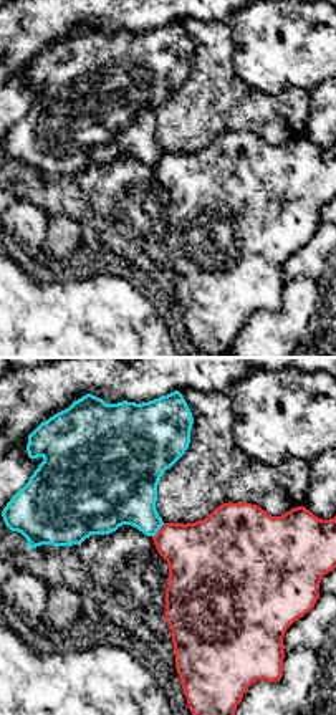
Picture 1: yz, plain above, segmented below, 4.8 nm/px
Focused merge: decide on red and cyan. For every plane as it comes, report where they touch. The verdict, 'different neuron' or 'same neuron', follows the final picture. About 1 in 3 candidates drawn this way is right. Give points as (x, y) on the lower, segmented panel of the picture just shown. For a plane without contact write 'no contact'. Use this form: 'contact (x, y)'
contact (159, 530)

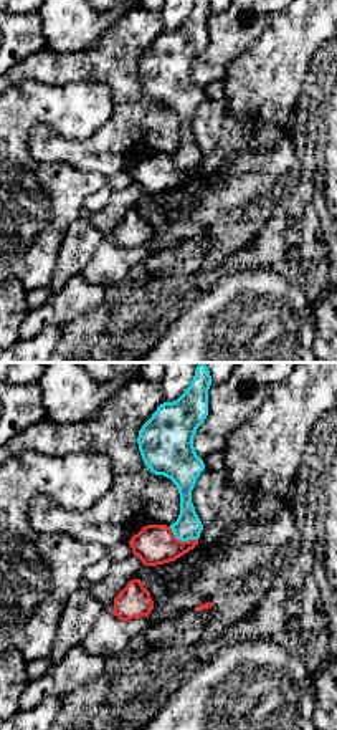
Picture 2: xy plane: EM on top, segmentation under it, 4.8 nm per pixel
contact (182, 542)

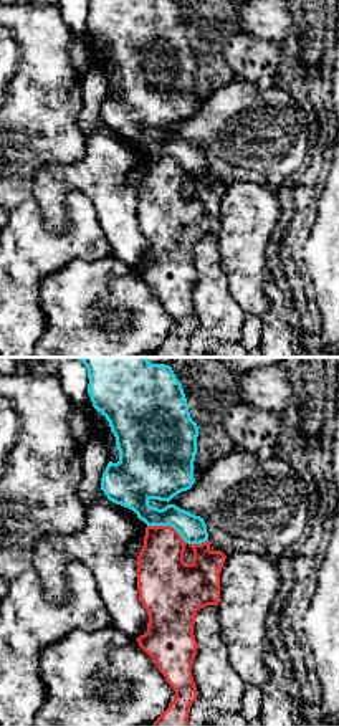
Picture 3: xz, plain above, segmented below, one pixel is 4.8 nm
contact (177, 533)

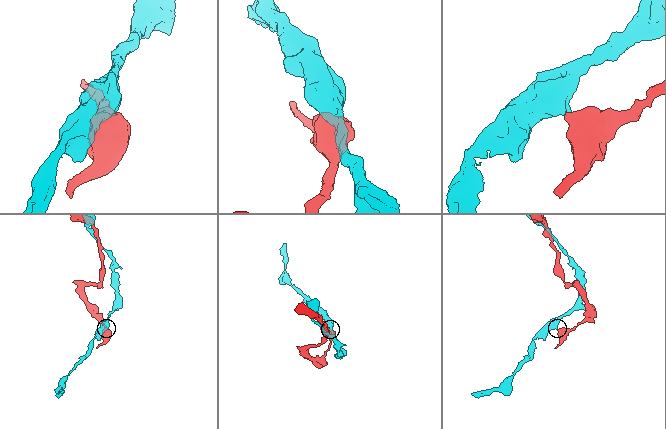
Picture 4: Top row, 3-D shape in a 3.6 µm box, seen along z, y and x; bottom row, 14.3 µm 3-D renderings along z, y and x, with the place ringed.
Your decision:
different neuron

